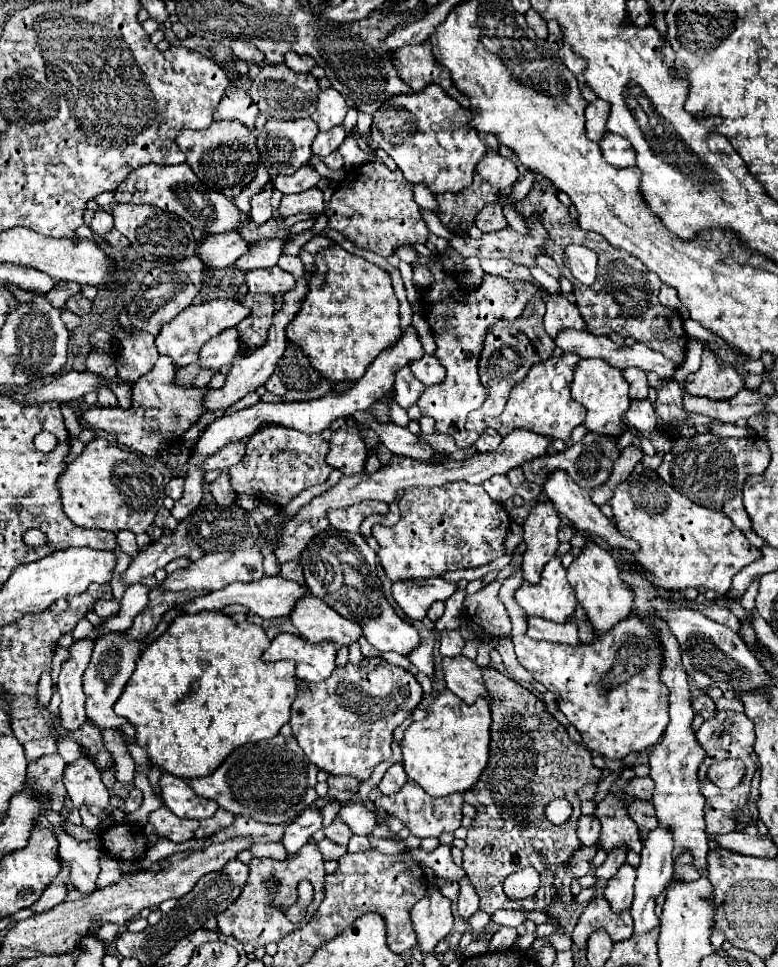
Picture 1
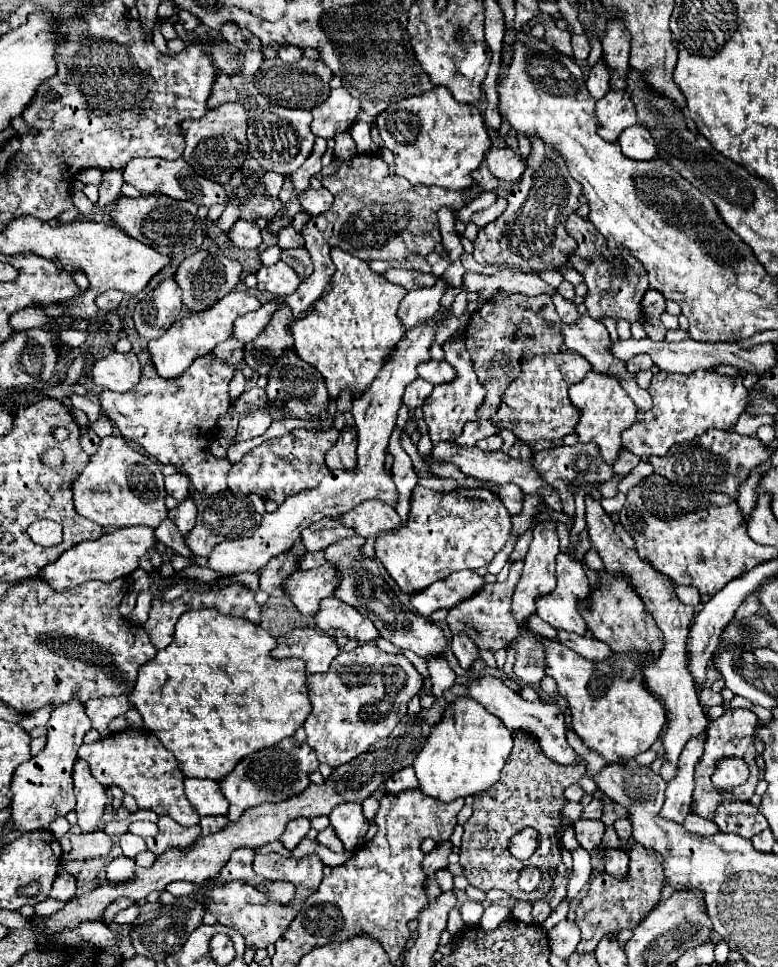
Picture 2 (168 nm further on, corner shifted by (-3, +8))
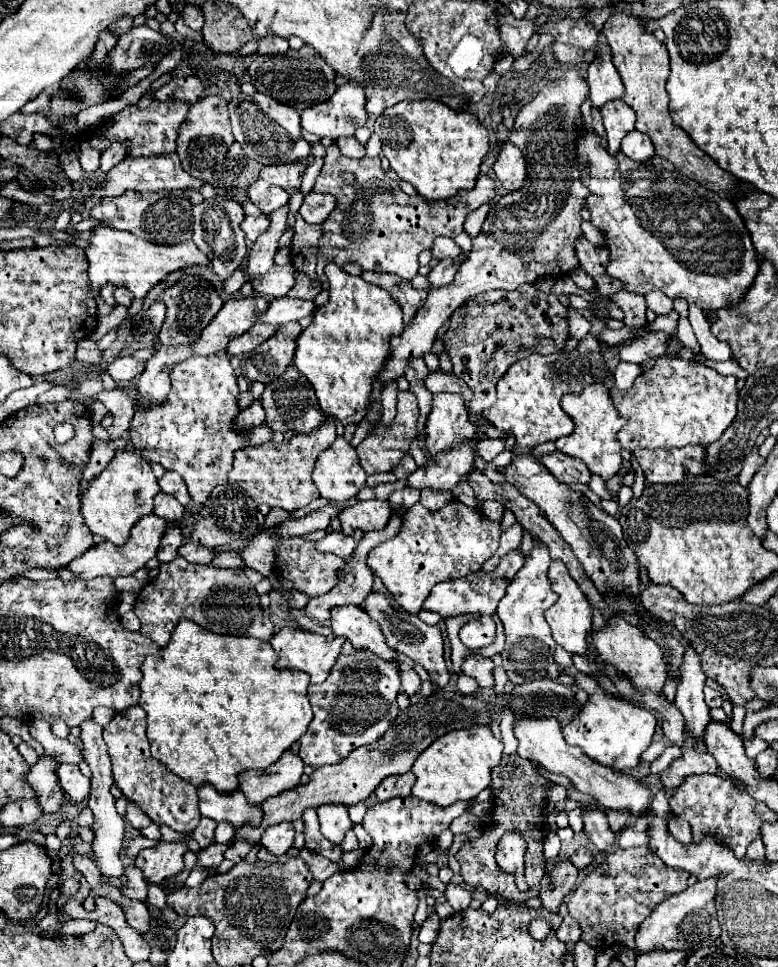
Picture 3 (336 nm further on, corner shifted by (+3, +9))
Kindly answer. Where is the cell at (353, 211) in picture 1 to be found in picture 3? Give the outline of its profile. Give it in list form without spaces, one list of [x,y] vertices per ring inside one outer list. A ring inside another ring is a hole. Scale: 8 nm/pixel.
[[[336,144],[326,148],[324,166],[312,188],[314,192],[328,192],[336,198],[336,208],[322,222],[322,238],[318,246],[316,276],[326,286],[324,266],[336,262],[338,266],[360,264],[364,270],[380,270],[404,280],[418,274],[418,254],[432,248],[434,238],[456,238],[464,230],[466,216],[478,206],[494,198],[494,182],[488,176],[478,176],[472,190],[460,190],[448,200],[426,200],[418,194],[408,196],[396,182],[384,176],[380,158],[346,158],[338,152]],[[352,172],[354,182],[344,182],[342,174]]]

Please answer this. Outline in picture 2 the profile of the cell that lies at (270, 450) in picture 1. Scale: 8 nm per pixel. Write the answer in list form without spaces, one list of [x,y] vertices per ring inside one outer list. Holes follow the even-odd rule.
[[[294,429],[286,433],[282,439],[268,439],[262,445],[248,451],[238,463],[232,465],[228,473],[228,489],[244,495],[260,495],[264,501],[276,501],[278,505],[304,489],[314,489],[322,477],[328,473],[324,465],[326,451],[338,439],[336,429],[330,431],[310,431],[310,429]]]

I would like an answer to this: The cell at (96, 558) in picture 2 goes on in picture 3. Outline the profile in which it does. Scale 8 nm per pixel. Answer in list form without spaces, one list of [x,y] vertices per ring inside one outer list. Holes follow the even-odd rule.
[[[156,514],[152,516],[144,516],[144,520],[138,520],[134,524],[134,528],[130,530],[130,536],[126,540],[124,546],[116,546],[116,544],[108,544],[106,540],[100,544],[94,544],[92,548],[88,548],[88,552],[84,552],[80,558],[72,560],[66,568],[80,580],[94,580],[98,576],[110,576],[110,578],[118,578],[118,576],[132,576],[138,568],[146,566],[146,562],[150,558],[156,556],[156,550],[160,546],[160,538],[164,532],[164,518],[158,518]]]

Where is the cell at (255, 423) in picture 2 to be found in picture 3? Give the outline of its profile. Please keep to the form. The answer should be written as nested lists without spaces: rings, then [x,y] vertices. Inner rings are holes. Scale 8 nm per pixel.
[[[256,400],[250,408],[246,408],[244,412],[240,412],[234,422],[236,422],[236,428],[238,428],[240,432],[250,432],[252,428],[262,426],[262,424],[264,424],[264,410],[262,410],[262,404]]]

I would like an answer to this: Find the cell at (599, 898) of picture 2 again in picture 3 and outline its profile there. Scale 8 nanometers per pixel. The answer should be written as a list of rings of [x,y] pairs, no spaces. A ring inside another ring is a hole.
[[[648,846],[640,848],[618,848],[610,852],[606,862],[598,864],[574,890],[568,900],[568,910],[582,928],[580,940],[592,948],[612,946],[624,942],[628,948],[634,948],[634,934],[640,922],[660,904],[666,896],[672,896],[688,886],[688,874],[684,870],[668,868]]]

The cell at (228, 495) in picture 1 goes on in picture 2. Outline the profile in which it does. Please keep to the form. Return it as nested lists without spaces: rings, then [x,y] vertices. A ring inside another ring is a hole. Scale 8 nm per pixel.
[[[206,355],[198,357],[184,375],[162,379],[150,363],[142,369],[142,379],[130,393],[114,393],[106,389],[100,393],[100,405],[108,411],[124,439],[144,447],[162,465],[176,465],[178,473],[190,477],[198,493],[222,493],[226,491],[226,475],[232,463],[214,457],[208,447],[216,439],[220,417],[232,407],[228,383],[234,369],[234,365],[226,365],[226,361]]]

